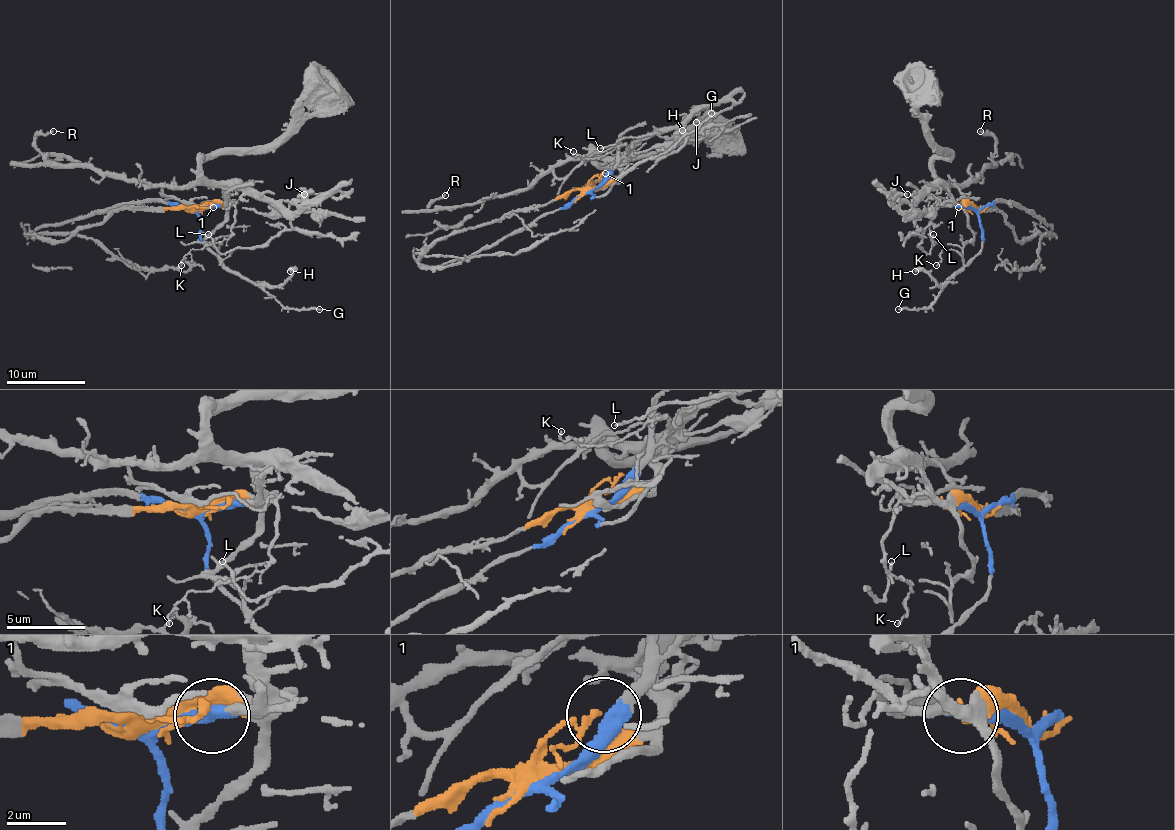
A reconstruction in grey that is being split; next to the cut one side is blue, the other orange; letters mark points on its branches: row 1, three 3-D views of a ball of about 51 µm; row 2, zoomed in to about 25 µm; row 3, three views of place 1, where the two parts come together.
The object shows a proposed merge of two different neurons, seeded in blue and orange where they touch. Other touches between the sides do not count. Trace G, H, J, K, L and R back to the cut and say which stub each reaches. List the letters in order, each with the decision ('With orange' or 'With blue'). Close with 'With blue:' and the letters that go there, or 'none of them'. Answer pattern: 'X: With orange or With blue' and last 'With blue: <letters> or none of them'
G: With blue
H: With blue
J: With orange
K: With blue
L: With orange
R: With orange
With blue: G, H, K

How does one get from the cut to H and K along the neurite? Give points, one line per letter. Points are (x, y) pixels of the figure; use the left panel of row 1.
H: (194, 210), (199, 220), (201, 242), (231, 271), (256, 285), (282, 285), (293, 273), (290, 271)
K: (194, 210), (233, 205), (231, 234), (207, 246), (190, 250), (182, 265)

